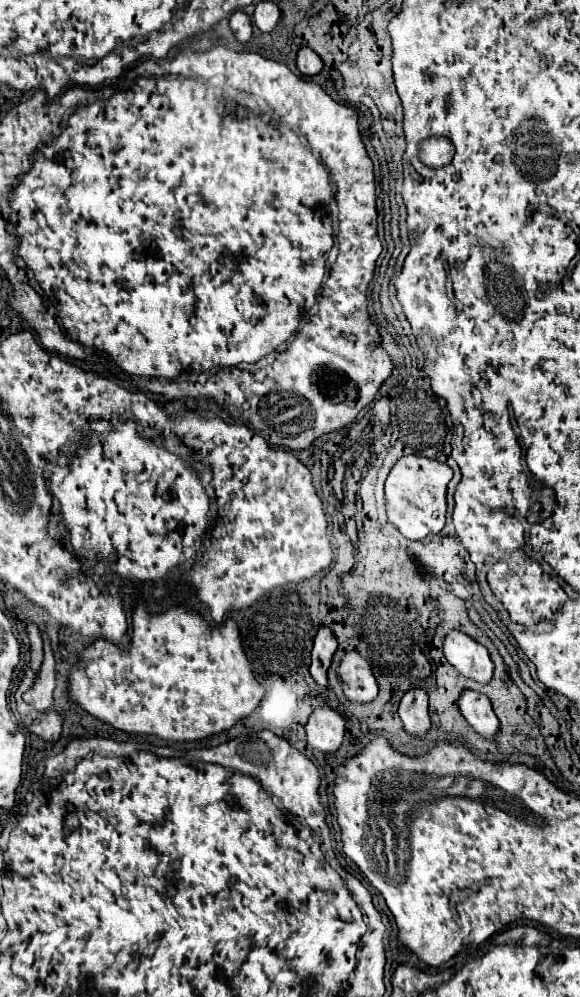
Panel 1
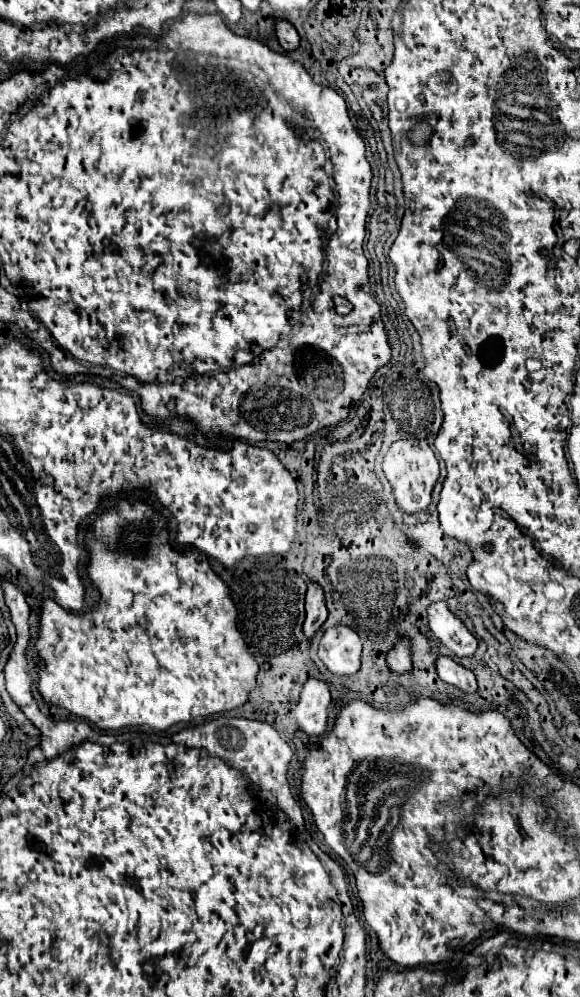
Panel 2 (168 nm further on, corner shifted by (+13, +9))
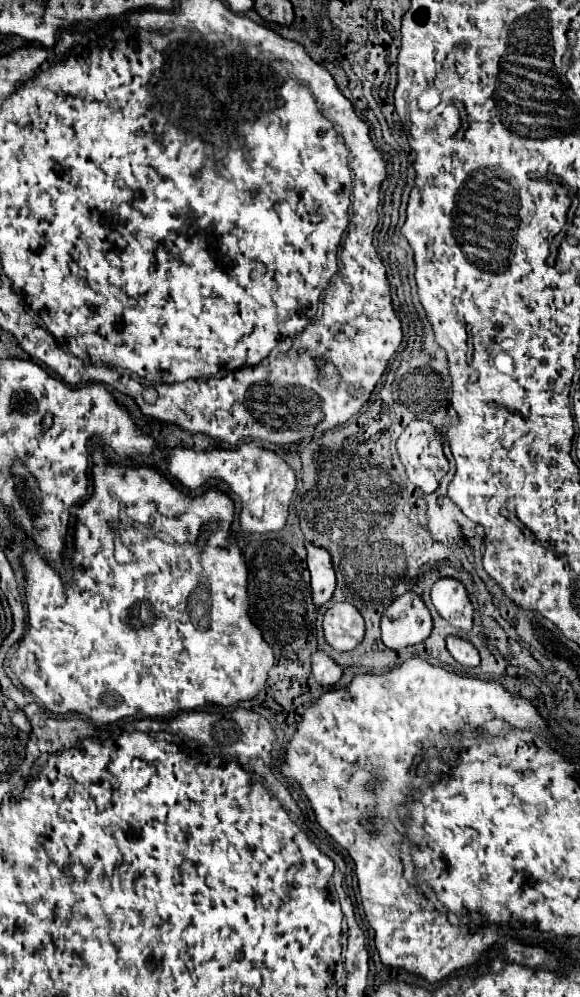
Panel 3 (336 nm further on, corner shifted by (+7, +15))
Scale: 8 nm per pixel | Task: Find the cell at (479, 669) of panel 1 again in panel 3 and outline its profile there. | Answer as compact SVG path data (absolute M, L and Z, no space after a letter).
M442 578L432 586L432 604L438 614L456 630L472 630L472 604L464 586L454 578Z

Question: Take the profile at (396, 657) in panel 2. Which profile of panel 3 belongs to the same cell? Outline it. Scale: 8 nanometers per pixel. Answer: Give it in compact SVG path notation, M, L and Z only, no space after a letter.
M408 592L392 602L382 616L382 642L390 650L402 650L430 636L432 618L420 596Z

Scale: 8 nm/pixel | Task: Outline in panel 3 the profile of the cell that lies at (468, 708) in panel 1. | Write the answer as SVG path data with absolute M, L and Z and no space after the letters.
M450 636L450 638L446 638L446 646L448 646L448 652L452 654L452 658L454 658L458 664L462 664L462 666L466 666L466 668L474 668L474 666L480 664L478 650L476 650L470 642L466 642L466 640L462 640L462 638Z

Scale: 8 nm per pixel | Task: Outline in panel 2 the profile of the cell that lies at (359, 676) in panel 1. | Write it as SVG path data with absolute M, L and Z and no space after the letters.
M344 624L328 628L318 646L320 660L326 664L330 672L340 676L358 672L360 652L362 652L360 636L356 634L356 630L350 630L350 626Z

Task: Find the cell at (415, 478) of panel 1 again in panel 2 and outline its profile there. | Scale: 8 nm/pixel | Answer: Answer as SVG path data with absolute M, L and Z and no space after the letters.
M418 438L396 440L384 458L384 474L394 488L394 496L396 496L398 506L402 510L406 510L408 514L414 514L414 512L426 510L432 500L430 494L432 494L432 488L434 488L438 474L440 474L438 458L434 456L428 442L424 442L424 440L418 440Z

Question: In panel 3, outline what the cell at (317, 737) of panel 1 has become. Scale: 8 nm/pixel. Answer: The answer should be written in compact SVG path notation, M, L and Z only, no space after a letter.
M318 650L312 654L312 676L320 686L334 686L342 676L342 668L322 650Z

